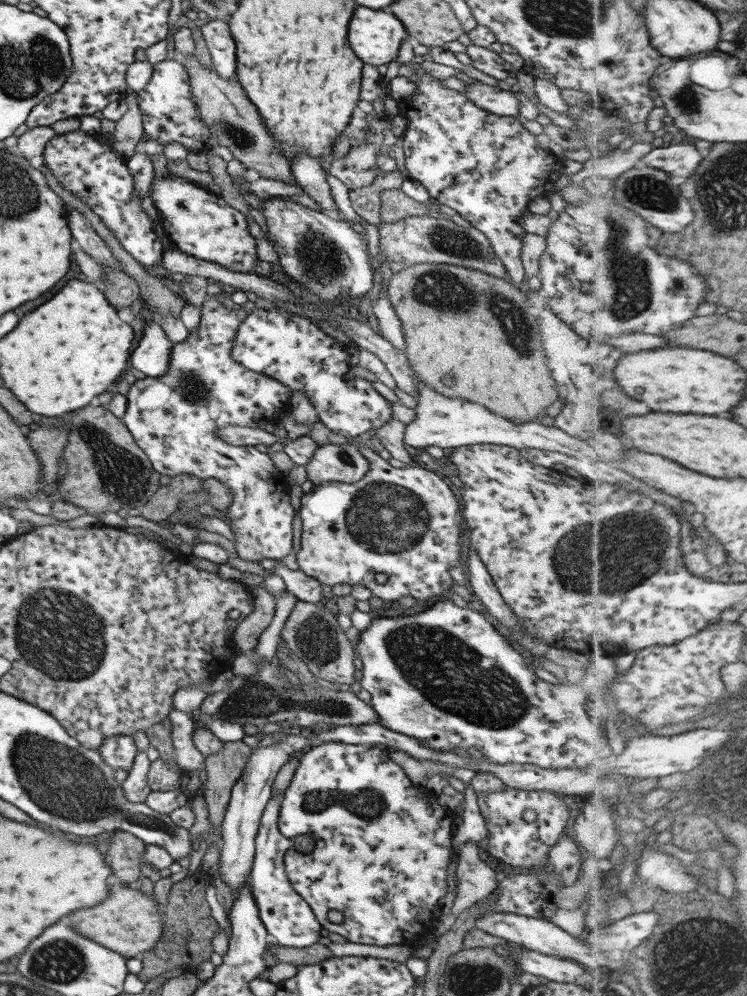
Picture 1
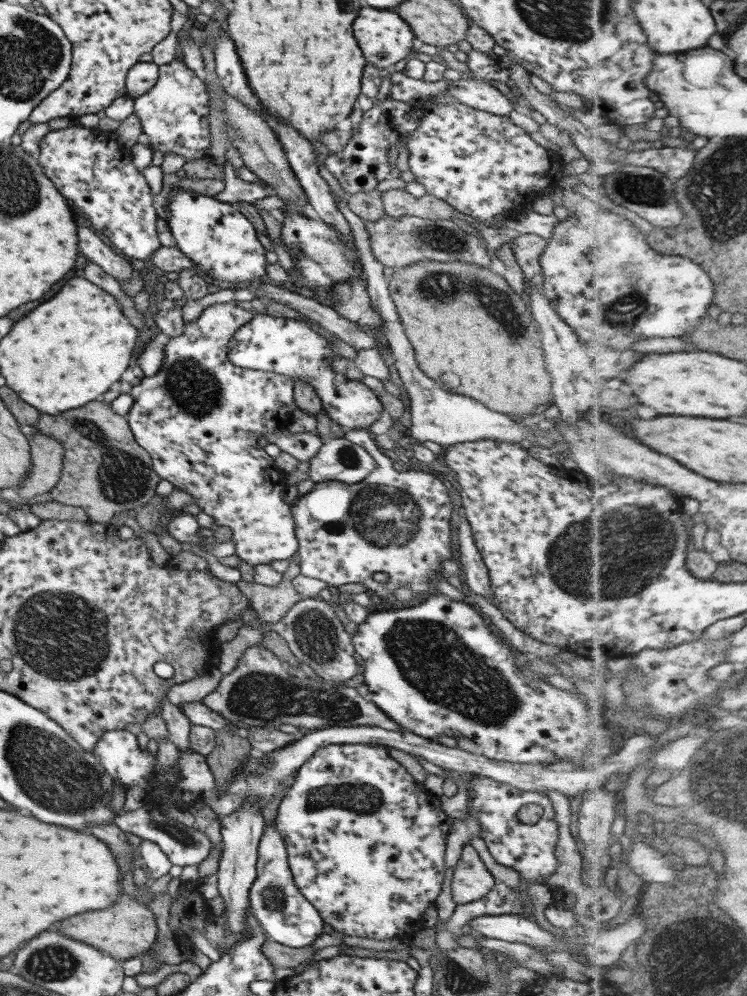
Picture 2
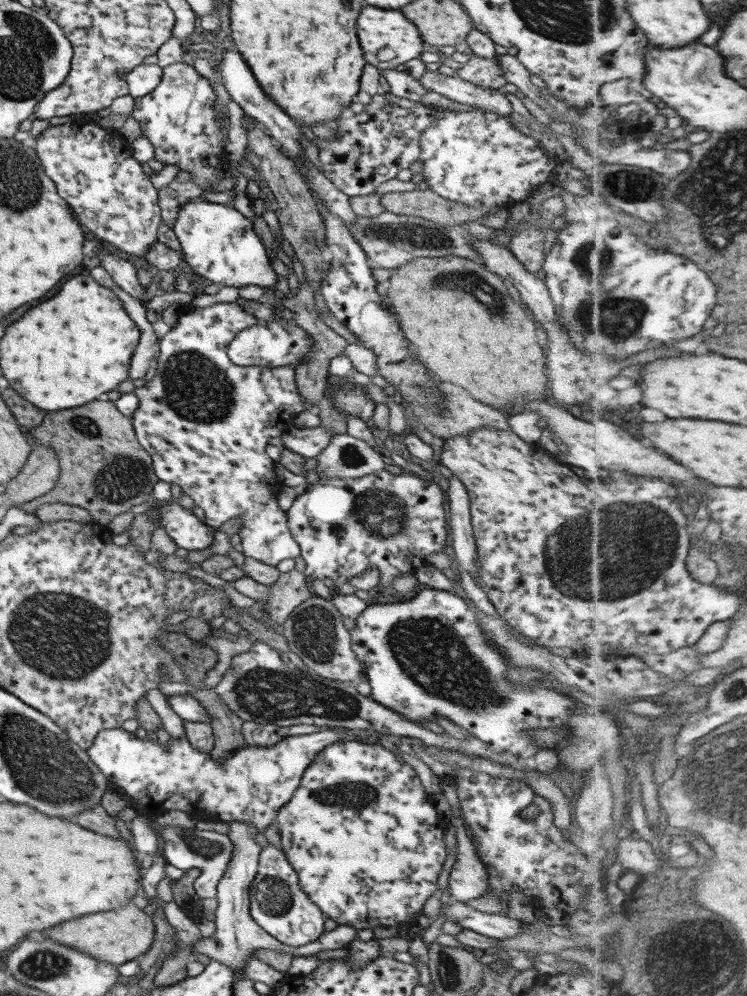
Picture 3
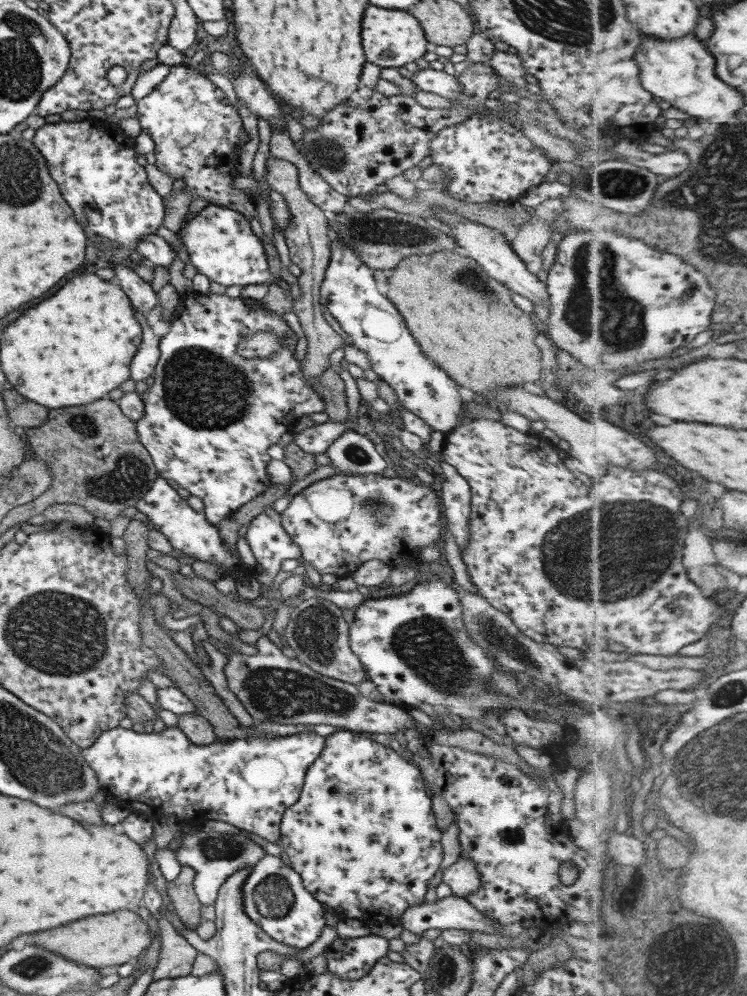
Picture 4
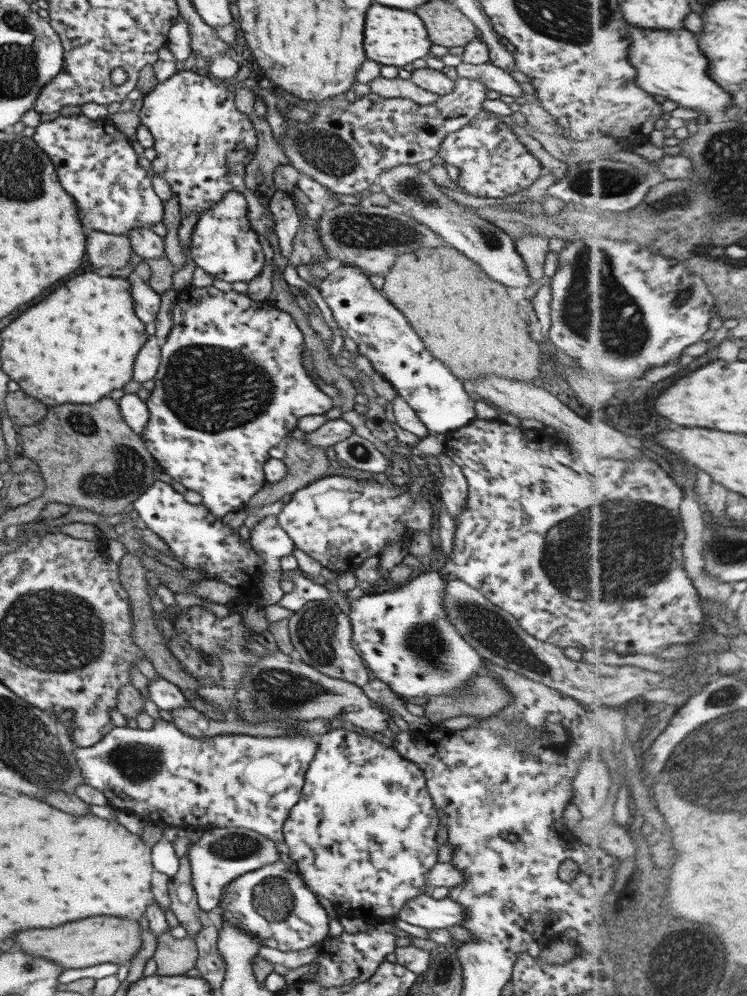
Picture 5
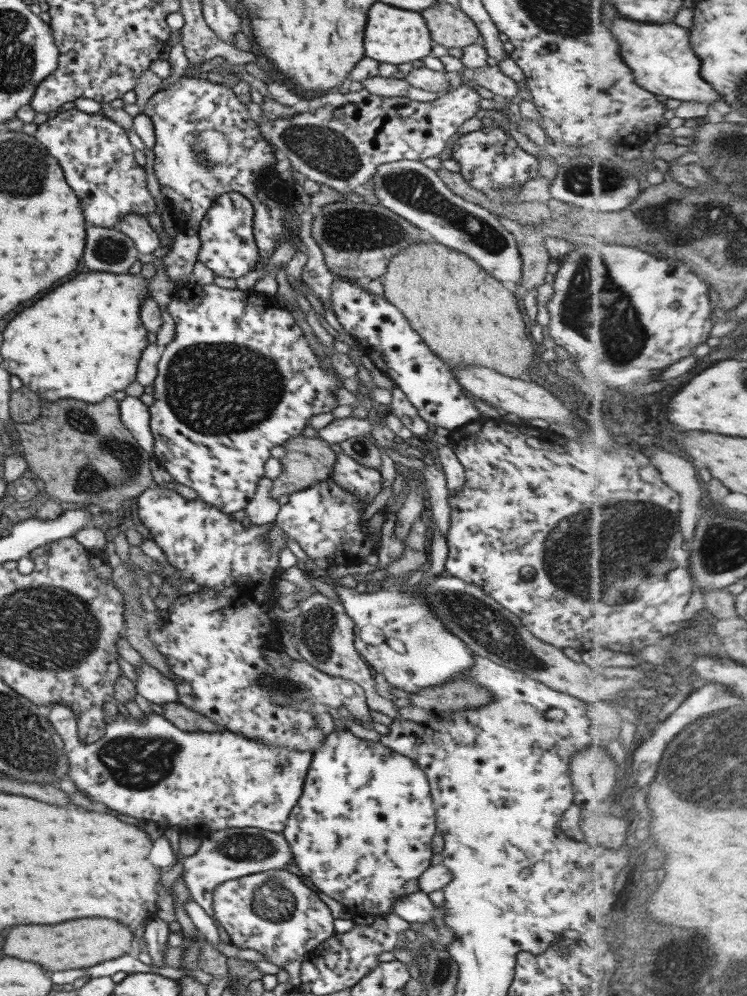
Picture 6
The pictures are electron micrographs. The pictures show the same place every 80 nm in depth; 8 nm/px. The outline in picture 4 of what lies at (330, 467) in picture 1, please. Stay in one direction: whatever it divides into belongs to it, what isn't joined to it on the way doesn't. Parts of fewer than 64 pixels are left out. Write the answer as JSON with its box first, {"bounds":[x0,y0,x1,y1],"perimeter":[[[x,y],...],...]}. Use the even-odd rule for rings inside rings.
{"bounds":[324,430,386,476],"perimeter":[[[347,430],[334,440],[324,452],[330,464],[349,476],[380,474],[386,462],[375,451],[373,443],[354,430]]]}

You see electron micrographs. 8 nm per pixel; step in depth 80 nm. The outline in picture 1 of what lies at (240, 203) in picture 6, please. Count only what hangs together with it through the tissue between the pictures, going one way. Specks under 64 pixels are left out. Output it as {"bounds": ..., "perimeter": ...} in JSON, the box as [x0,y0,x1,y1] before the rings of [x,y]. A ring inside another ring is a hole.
{"bounds":[149,173,258,272],"perimeter":[[[153,173],[149,189],[153,189],[151,201],[161,220],[159,224],[164,236],[174,248],[195,259],[216,263],[233,272],[252,272],[253,265],[258,260],[255,242],[247,231],[244,216],[227,205],[221,196],[170,173],[164,179]]]}

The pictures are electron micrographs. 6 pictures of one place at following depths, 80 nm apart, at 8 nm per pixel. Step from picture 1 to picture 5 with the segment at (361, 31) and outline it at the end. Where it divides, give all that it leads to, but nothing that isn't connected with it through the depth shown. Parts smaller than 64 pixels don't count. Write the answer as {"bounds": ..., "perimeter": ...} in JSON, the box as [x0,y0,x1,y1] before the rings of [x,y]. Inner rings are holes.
{"bounds":[363,4,430,67],"perimeter":[[[371,4],[371,8],[367,8],[365,28],[363,28],[363,48],[367,59],[380,65],[402,67],[417,58],[425,58],[430,45],[426,28],[415,14],[405,10],[385,8],[379,4]]]}

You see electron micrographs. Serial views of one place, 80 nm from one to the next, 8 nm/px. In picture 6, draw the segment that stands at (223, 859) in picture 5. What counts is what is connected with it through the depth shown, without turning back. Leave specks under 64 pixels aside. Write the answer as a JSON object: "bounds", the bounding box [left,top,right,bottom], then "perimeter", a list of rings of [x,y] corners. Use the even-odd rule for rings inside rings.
{"bounds":[182,828,292,926],"perimeter":[[[257,828],[226,829],[213,832],[202,838],[197,851],[191,856],[182,857],[182,881],[194,900],[211,918],[215,926],[215,918],[211,910],[212,892],[215,886],[240,876],[265,872],[266,870],[286,869],[292,852],[282,834],[260,831]]]}

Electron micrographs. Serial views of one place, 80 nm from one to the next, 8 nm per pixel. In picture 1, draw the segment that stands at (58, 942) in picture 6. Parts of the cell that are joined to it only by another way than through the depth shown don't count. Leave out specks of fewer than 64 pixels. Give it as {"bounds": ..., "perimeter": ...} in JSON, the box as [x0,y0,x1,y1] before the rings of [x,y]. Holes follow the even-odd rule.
{"bounds":[67,881,162,959],"perimeter":[[[111,881],[107,898],[97,908],[83,908],[79,912],[73,912],[71,916],[67,916],[67,922],[77,934],[129,959],[151,953],[154,944],[162,936],[162,916],[152,895],[143,895],[141,891]]]}

